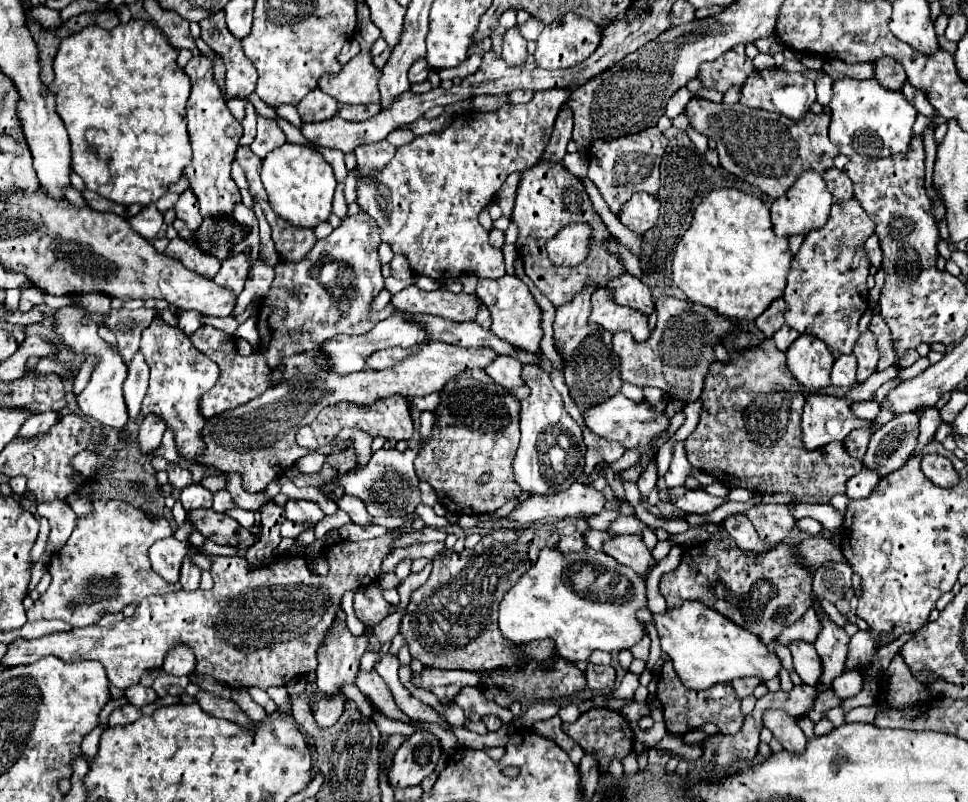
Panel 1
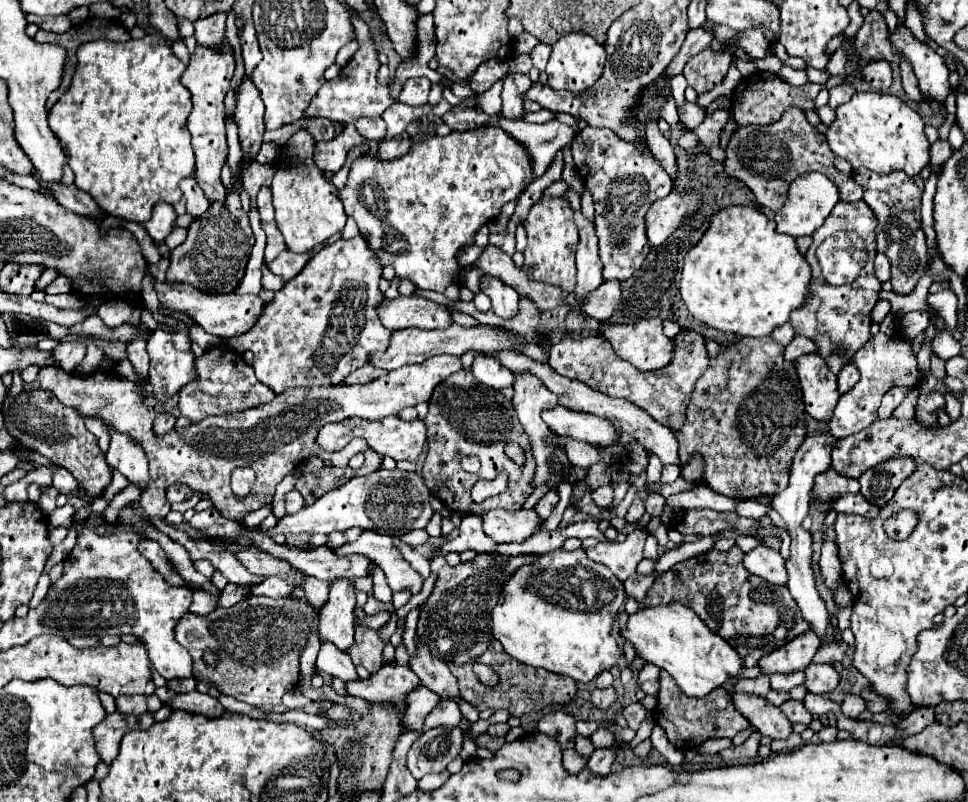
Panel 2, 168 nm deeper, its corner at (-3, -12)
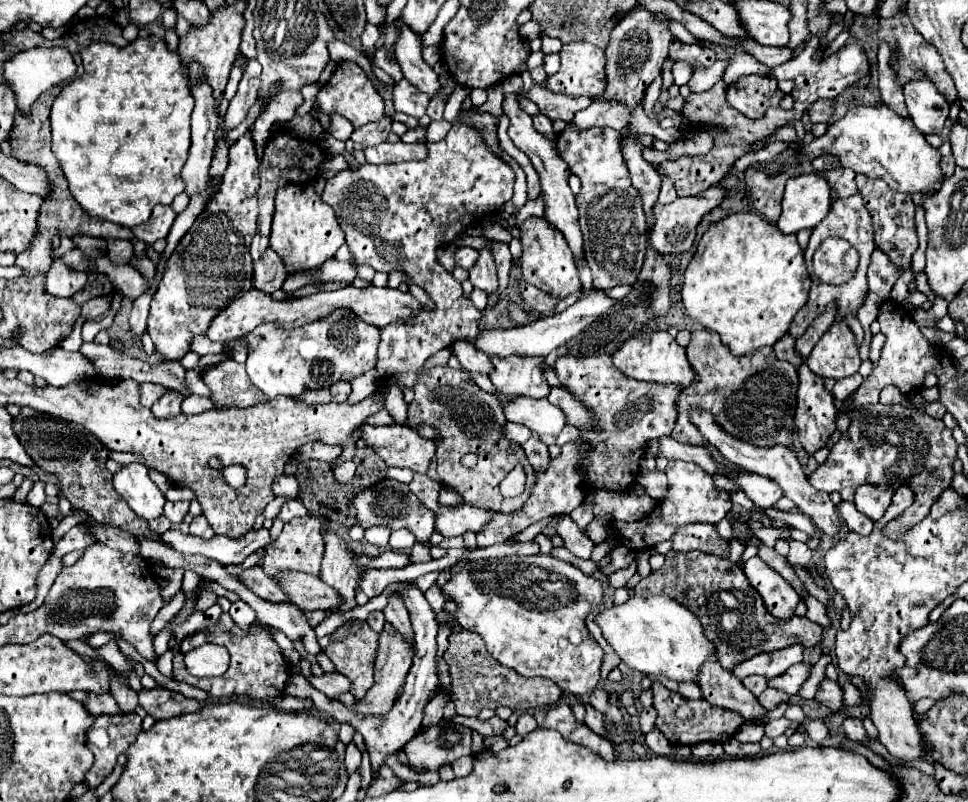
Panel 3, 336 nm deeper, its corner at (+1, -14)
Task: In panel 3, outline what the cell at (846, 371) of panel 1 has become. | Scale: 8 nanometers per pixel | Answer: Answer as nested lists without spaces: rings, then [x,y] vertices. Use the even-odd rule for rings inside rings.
[[[853,374],[853,376],[847,376],[847,378],[837,380],[835,386],[833,386],[835,400],[845,400],[845,396],[849,396],[849,392],[855,392],[859,388],[861,380],[863,380],[861,374]]]

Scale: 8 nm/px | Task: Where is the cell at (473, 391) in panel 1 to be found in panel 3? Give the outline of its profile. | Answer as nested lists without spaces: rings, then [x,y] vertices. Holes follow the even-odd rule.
[[[449,366],[433,368],[433,372],[423,372],[421,380],[417,380],[417,386],[413,390],[415,400],[409,406],[407,424],[415,428],[421,424],[429,424],[439,430],[439,438],[435,440],[437,446],[435,460],[437,460],[437,478],[441,486],[457,490],[463,496],[463,504],[489,508],[503,514],[521,510],[521,506],[527,502],[535,486],[535,470],[517,442],[501,438],[505,432],[507,418],[503,414],[499,398],[475,386],[471,374],[467,374],[465,370],[453,370]],[[467,452],[479,454],[479,462],[471,470],[463,468],[459,462],[459,458]],[[515,464],[525,466],[527,488],[517,498],[503,498],[499,492],[499,482],[515,468]]]

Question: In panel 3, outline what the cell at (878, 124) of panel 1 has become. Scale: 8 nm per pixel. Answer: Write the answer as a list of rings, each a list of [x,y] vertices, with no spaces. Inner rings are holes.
[[[885,104],[879,106],[855,106],[843,118],[833,122],[827,132],[813,142],[803,146],[803,156],[821,156],[835,154],[841,160],[841,166],[851,168],[857,174],[865,174],[869,178],[881,178],[899,192],[927,192],[941,188],[941,168],[939,150],[931,148],[921,132],[917,132],[915,124]]]

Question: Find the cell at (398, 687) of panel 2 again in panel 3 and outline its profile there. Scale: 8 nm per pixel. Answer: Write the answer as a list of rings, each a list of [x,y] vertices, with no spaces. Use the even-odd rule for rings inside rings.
[[[325,674],[321,678],[313,676],[313,678],[309,678],[309,682],[329,698],[339,698],[341,694],[349,692],[349,688],[351,688],[351,682],[343,674]]]

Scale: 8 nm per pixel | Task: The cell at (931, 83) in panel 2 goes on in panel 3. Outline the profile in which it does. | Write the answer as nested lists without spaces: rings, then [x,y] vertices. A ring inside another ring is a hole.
[[[923,76],[905,84],[905,104],[913,124],[923,134],[939,134],[943,130],[949,116],[949,102],[941,96],[931,78]]]

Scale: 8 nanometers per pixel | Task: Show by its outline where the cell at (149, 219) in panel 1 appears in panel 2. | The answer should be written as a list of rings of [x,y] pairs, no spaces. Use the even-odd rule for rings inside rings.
[[[157,202],[157,206],[153,208],[153,216],[149,222],[145,222],[145,230],[147,234],[155,240],[155,242],[163,242],[171,230],[173,230],[173,224],[177,220],[177,214],[173,210],[171,204],[167,202]]]

